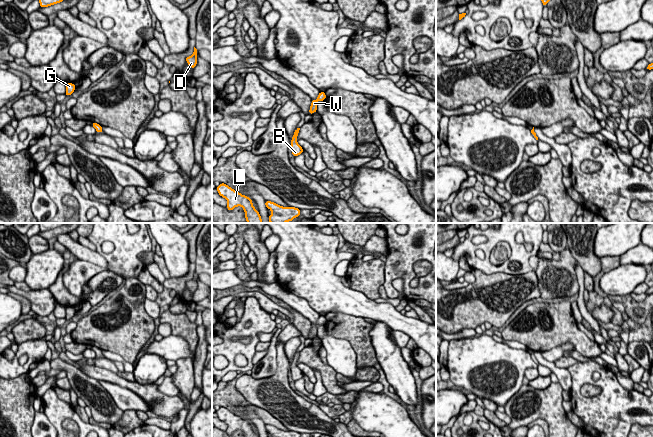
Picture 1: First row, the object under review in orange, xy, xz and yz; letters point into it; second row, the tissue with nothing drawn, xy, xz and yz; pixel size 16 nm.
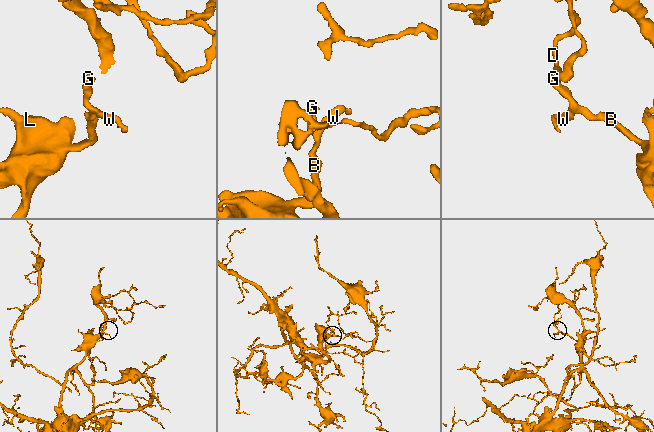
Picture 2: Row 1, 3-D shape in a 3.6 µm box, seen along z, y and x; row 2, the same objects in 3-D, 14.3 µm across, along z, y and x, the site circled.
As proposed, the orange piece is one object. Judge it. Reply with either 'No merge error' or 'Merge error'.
No merge error

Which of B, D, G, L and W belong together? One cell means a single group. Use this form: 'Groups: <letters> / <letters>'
Groups: B D G L W

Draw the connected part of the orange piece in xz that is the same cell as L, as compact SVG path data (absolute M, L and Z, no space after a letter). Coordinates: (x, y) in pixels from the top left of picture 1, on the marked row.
M225 183L216 187L218 194L228 202L226 208L232 211L235 207L241 206L245 212L247 223L262 223L259 211L255 209L252 199L235 191Z

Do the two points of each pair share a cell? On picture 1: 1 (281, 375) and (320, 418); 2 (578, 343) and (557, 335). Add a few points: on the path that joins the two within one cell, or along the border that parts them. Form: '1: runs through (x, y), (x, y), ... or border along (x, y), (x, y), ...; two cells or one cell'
1: runs through (281, 389), (281, 393), (306, 416); one cell
2: runs through (573, 338), (570, 335), (562, 335); one cell

